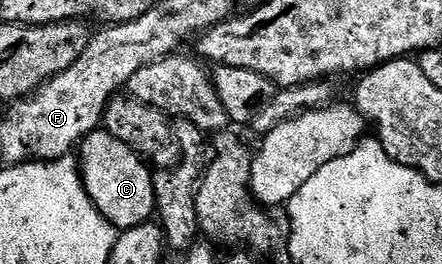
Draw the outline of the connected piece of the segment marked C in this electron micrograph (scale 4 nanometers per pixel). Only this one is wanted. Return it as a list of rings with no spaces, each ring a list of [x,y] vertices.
[[[103,130],[91,132],[78,145],[78,171],[88,197],[98,211],[117,230],[149,223],[156,216],[156,191],[152,185],[153,173],[143,159],[129,150],[126,142],[118,142],[114,134]]]

